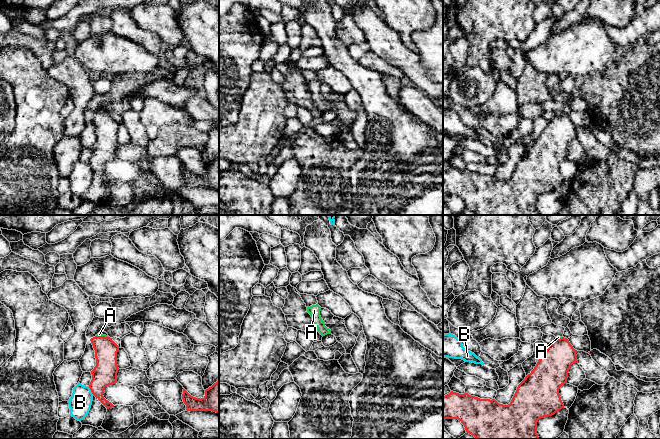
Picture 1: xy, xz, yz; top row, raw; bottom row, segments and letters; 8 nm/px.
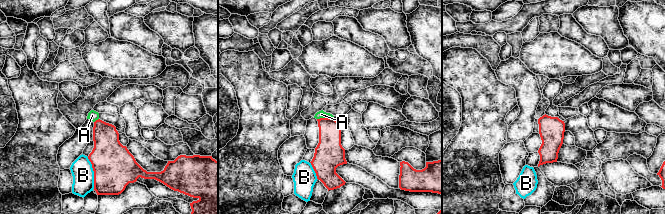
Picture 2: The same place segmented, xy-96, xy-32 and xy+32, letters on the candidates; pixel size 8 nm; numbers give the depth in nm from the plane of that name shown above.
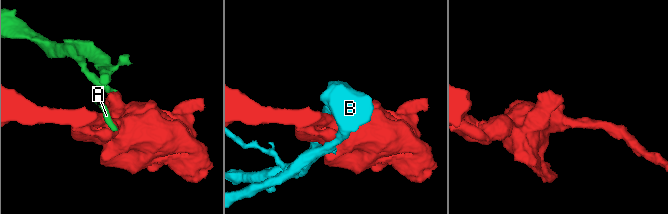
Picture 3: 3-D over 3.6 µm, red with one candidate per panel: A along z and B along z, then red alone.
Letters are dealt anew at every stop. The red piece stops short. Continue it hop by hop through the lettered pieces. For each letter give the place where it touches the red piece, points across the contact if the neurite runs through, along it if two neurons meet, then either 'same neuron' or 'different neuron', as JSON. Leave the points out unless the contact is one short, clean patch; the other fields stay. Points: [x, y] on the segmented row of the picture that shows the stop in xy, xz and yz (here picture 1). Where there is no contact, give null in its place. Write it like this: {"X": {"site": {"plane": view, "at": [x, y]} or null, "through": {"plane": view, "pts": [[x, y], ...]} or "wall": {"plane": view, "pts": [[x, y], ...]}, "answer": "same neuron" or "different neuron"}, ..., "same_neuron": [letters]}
{"A": {"site": {"plane": "xy", "at": [102, 336]}, "wall": {"plane": "xy", "pts": [[96, 335], [108, 337]]}, "answer": "different neuron"}, "B": {"site": {"plane": "xy", "at": [90, 389]}, "answer": "different neuron"}, "same_neuron": []}

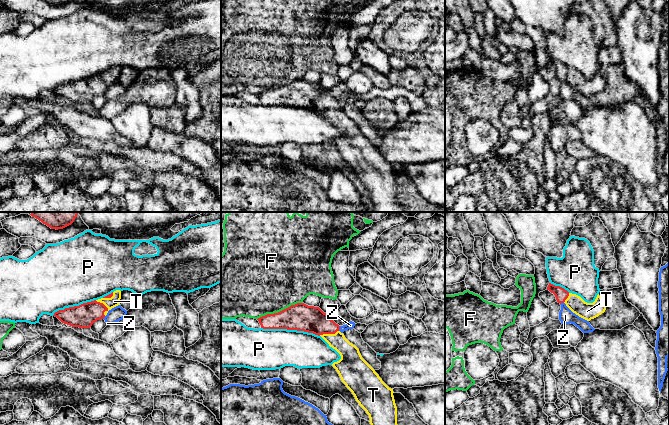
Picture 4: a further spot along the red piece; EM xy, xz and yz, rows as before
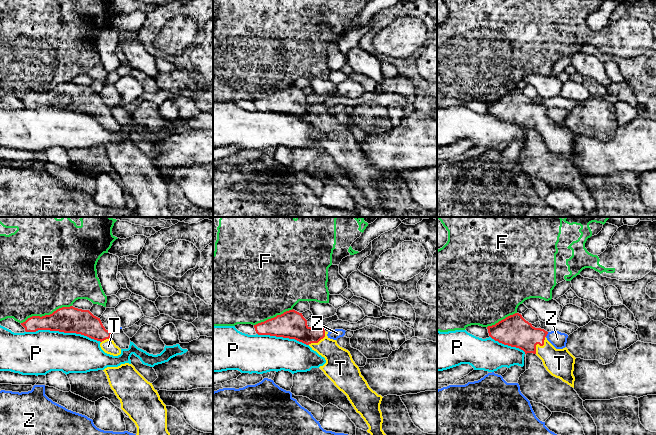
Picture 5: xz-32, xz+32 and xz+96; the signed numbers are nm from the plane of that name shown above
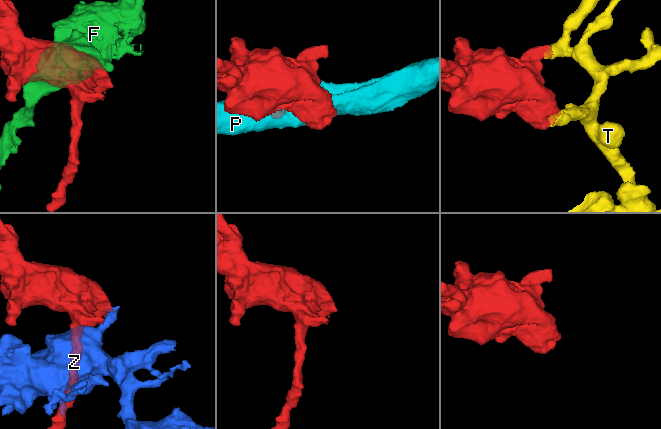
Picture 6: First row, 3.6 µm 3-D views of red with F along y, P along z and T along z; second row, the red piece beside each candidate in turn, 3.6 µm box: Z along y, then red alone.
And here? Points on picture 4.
{"F": {"site": {"plane": "xz", "at": [280, 311]}, "answer": "different neuron"}, "P": {"site": {"plane": "xz", "at": [290, 329]}, "answer": "different neuron"}, "T": {"site": {"plane": "xy", "at": [105, 306]}, "through": {"plane": "xy", "pts": [[83, 316], [105, 306], [110, 301], [114, 301]]}, "answer": "same neuron"}, "Z": {"site": {"plane": "xz", "at": [339, 328]}, "answer": "different neuron"}, "same_neuron": ["T"]}

